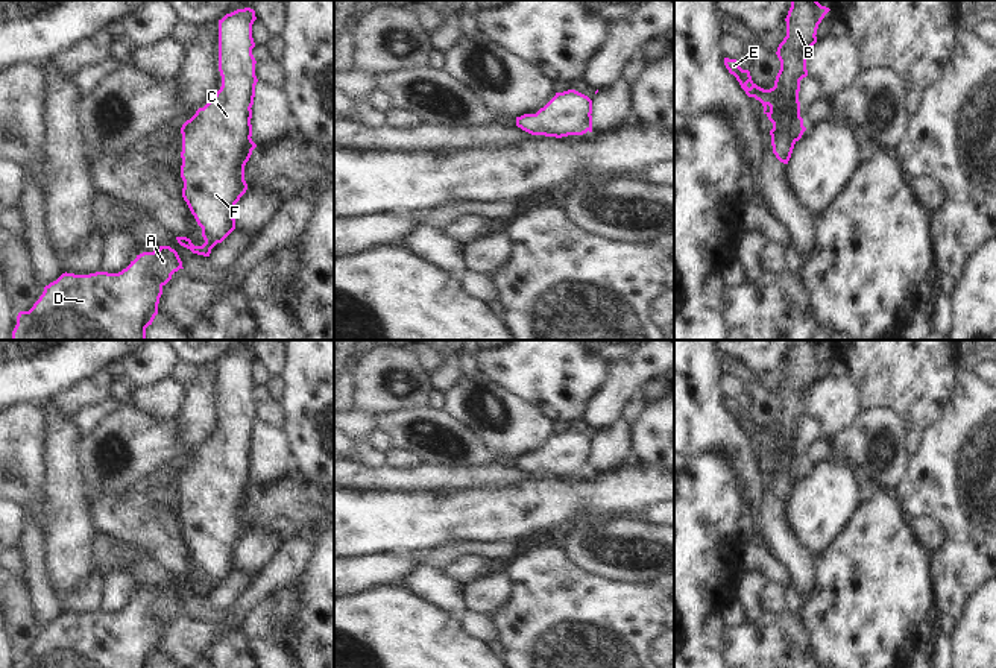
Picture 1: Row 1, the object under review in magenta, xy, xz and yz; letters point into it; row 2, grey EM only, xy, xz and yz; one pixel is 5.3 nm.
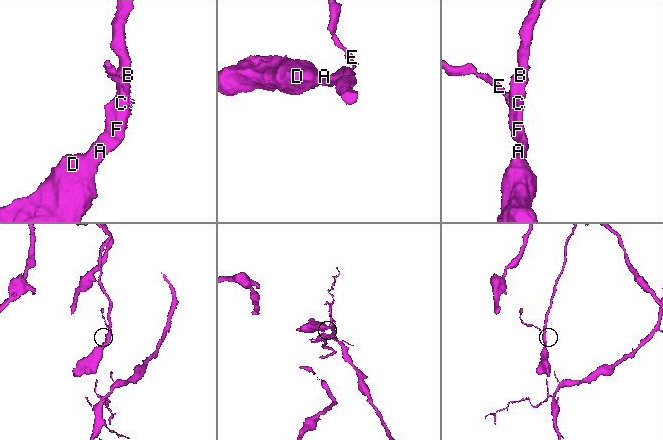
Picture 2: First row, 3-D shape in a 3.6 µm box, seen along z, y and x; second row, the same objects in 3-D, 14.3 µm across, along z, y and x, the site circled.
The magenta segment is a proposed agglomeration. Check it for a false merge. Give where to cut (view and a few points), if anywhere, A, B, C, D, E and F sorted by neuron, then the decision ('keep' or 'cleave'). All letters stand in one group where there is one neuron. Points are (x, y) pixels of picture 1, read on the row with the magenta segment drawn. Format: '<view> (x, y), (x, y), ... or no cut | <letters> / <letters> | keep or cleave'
yz (797, 102), (790, 111), (790, 134), (796, 140) | A B C D F / E | cleave

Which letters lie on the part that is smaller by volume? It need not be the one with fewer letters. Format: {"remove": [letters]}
{"remove": ["E"]}

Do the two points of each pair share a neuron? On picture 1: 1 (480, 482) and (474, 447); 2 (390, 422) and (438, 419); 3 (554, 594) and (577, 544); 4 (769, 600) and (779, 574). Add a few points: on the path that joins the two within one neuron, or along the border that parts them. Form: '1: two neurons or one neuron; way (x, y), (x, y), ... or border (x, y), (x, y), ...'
1: two neurons; border (497, 462), (485, 465), (441, 465)
2: one neuron; way (403, 422), (425, 419)
3: two neurons; border (561, 544), (582, 567), (603, 574)
4: two neurons; border (767, 580), (773, 580), (785, 589)

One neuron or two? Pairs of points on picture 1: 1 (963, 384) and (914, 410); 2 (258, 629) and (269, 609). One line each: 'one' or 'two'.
1: two
2: one

